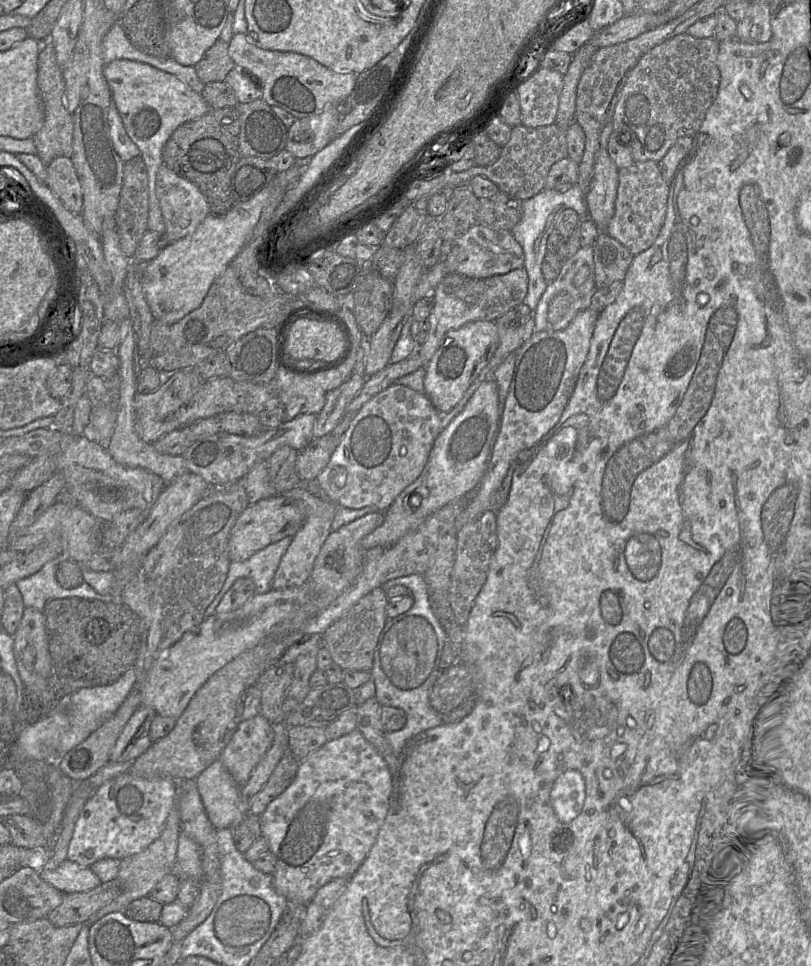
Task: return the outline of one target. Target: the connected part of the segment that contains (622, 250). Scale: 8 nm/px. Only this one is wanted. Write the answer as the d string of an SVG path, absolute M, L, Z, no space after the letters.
M599 232L592 248L596 288L623 281L634 255L606 232Z

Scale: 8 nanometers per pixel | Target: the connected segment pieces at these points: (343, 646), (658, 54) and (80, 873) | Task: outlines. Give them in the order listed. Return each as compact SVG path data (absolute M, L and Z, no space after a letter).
M377 587L363 596L342 617L332 623L322 634L322 646L343 670L371 671L374 652L387 616L388 597L383 587Z
M680 34L652 48L627 73L612 124L613 131L620 134L620 142L630 149L634 162L651 160L659 164L678 139L694 138L718 93L721 78L718 54L719 42L714 37L696 38Z
M67 859L53 870L40 869L39 876L63 894L87 892L101 884L98 876L90 868Z

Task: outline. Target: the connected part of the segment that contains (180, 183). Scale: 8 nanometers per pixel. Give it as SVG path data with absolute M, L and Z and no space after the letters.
M164 164L160 166L157 172L156 194L166 226L165 239L167 244L193 233L211 213L210 207L199 188L187 179L178 176Z

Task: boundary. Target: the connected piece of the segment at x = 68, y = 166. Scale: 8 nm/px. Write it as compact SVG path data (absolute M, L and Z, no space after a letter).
M54 158L46 169L46 185L59 197L66 209L74 214L81 214L83 192L71 158Z

